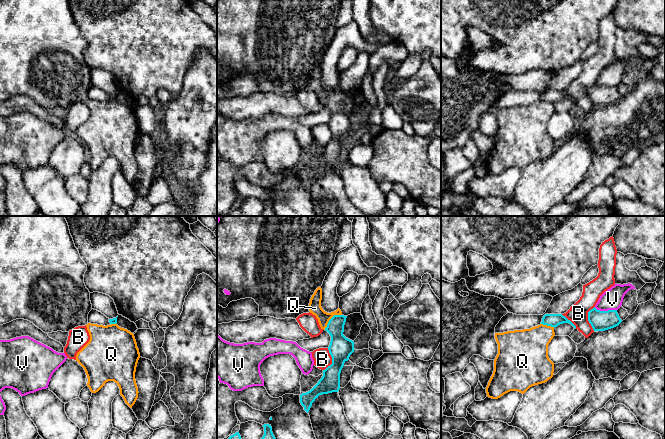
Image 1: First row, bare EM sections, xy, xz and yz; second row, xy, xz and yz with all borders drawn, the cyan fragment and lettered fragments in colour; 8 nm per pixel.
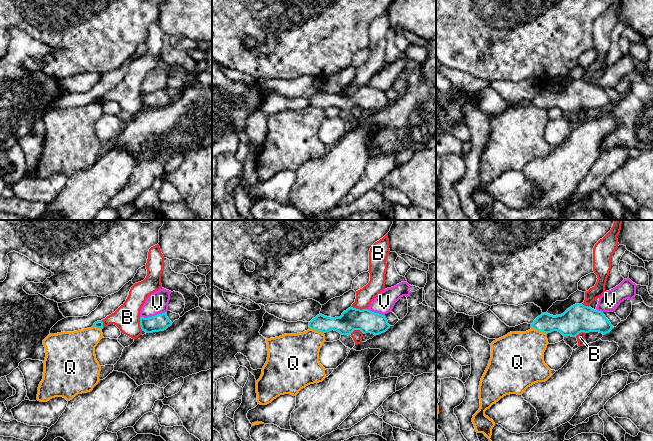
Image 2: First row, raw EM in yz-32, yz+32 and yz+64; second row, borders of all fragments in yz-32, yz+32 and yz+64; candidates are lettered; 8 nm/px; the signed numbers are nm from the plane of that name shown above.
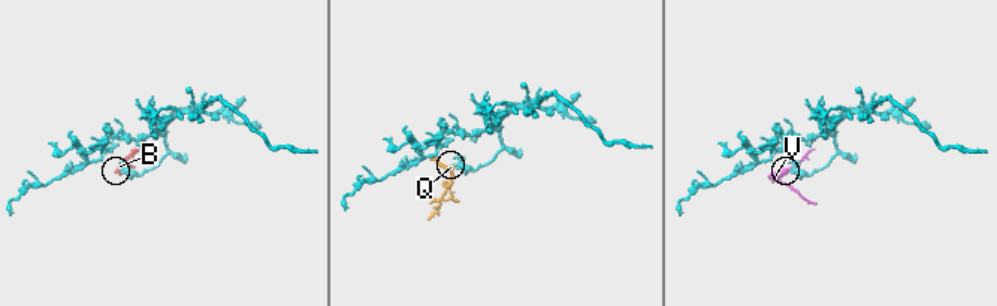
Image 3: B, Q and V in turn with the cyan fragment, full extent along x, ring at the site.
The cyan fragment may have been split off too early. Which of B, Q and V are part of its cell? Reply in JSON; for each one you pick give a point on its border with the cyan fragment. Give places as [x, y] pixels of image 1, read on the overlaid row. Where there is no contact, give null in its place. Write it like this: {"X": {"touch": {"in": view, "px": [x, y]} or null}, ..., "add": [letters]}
{"add": []}

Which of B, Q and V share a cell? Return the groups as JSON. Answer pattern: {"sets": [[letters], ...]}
{"sets": [["B"], ["Q"], ["V"]]}

